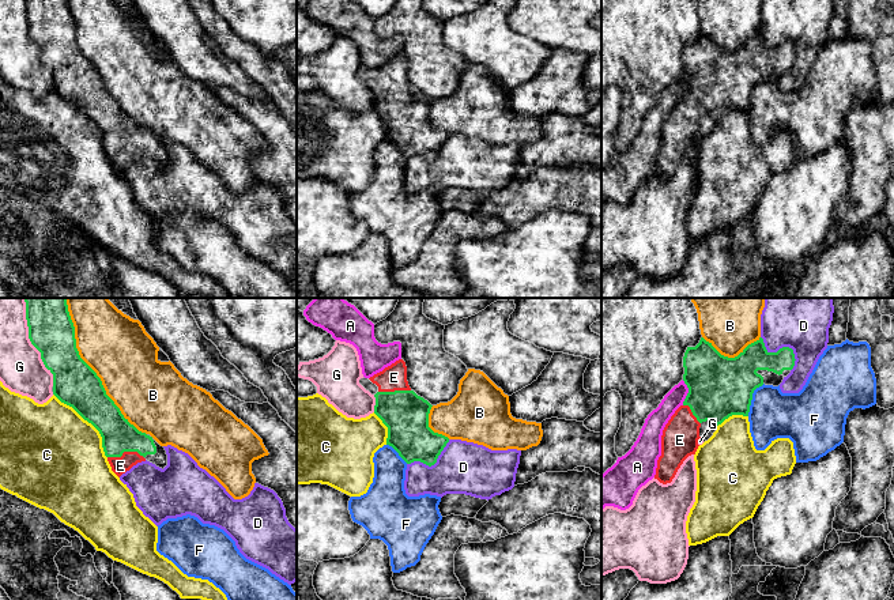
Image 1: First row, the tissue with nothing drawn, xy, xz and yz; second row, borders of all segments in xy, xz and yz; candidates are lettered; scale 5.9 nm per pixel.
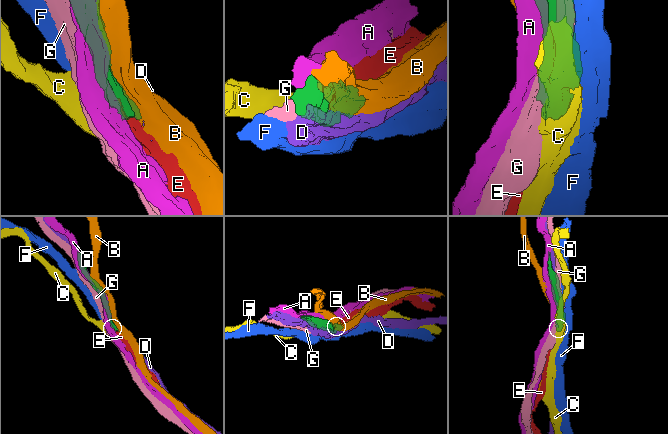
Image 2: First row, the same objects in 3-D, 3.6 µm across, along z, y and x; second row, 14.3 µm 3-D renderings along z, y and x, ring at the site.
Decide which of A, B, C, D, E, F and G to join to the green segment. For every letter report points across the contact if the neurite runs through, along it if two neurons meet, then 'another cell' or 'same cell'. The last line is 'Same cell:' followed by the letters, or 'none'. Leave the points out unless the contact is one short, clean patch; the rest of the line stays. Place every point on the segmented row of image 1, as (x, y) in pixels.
A: another cell
B: another cell
C: another cell
D: another cell
E: same cell
F: another cell
G: another cell
Same cell: E

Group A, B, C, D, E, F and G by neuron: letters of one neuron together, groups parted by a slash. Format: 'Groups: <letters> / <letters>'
Groups: A / B / C / D / E / F / G

